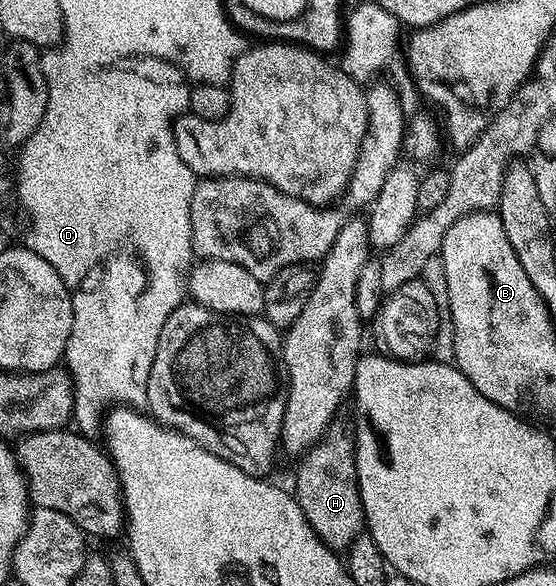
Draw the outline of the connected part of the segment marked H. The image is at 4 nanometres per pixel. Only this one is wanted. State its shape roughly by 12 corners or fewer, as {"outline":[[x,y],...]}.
{"outline":[[335,419],[292,495],[329,548],[363,535],[354,429]]}

